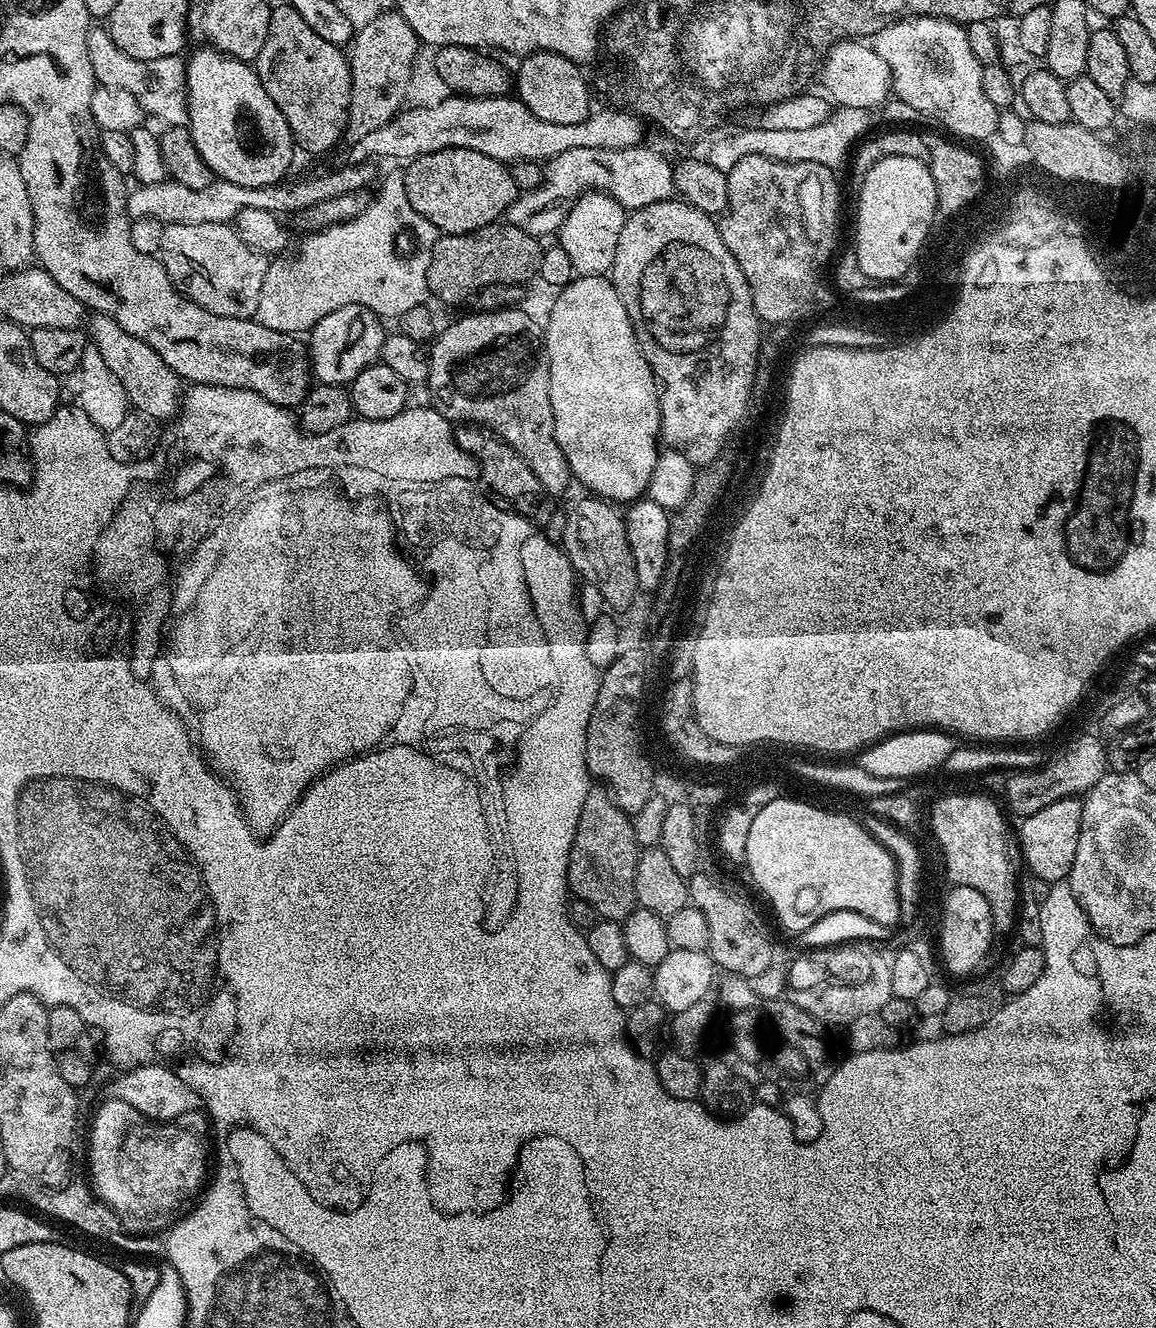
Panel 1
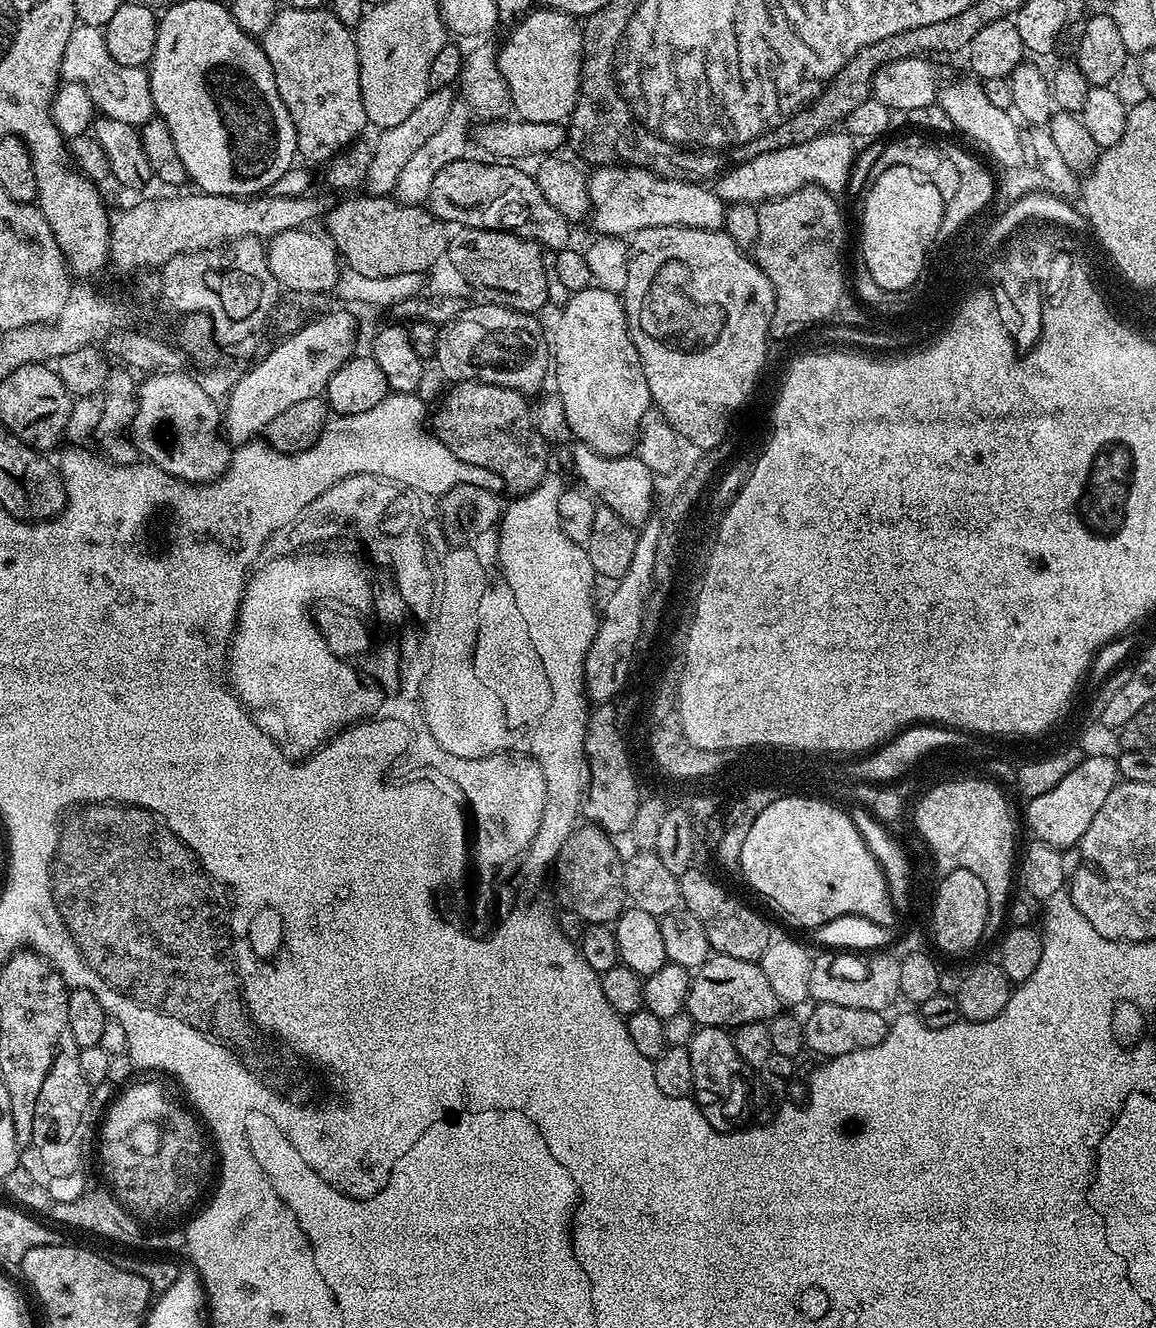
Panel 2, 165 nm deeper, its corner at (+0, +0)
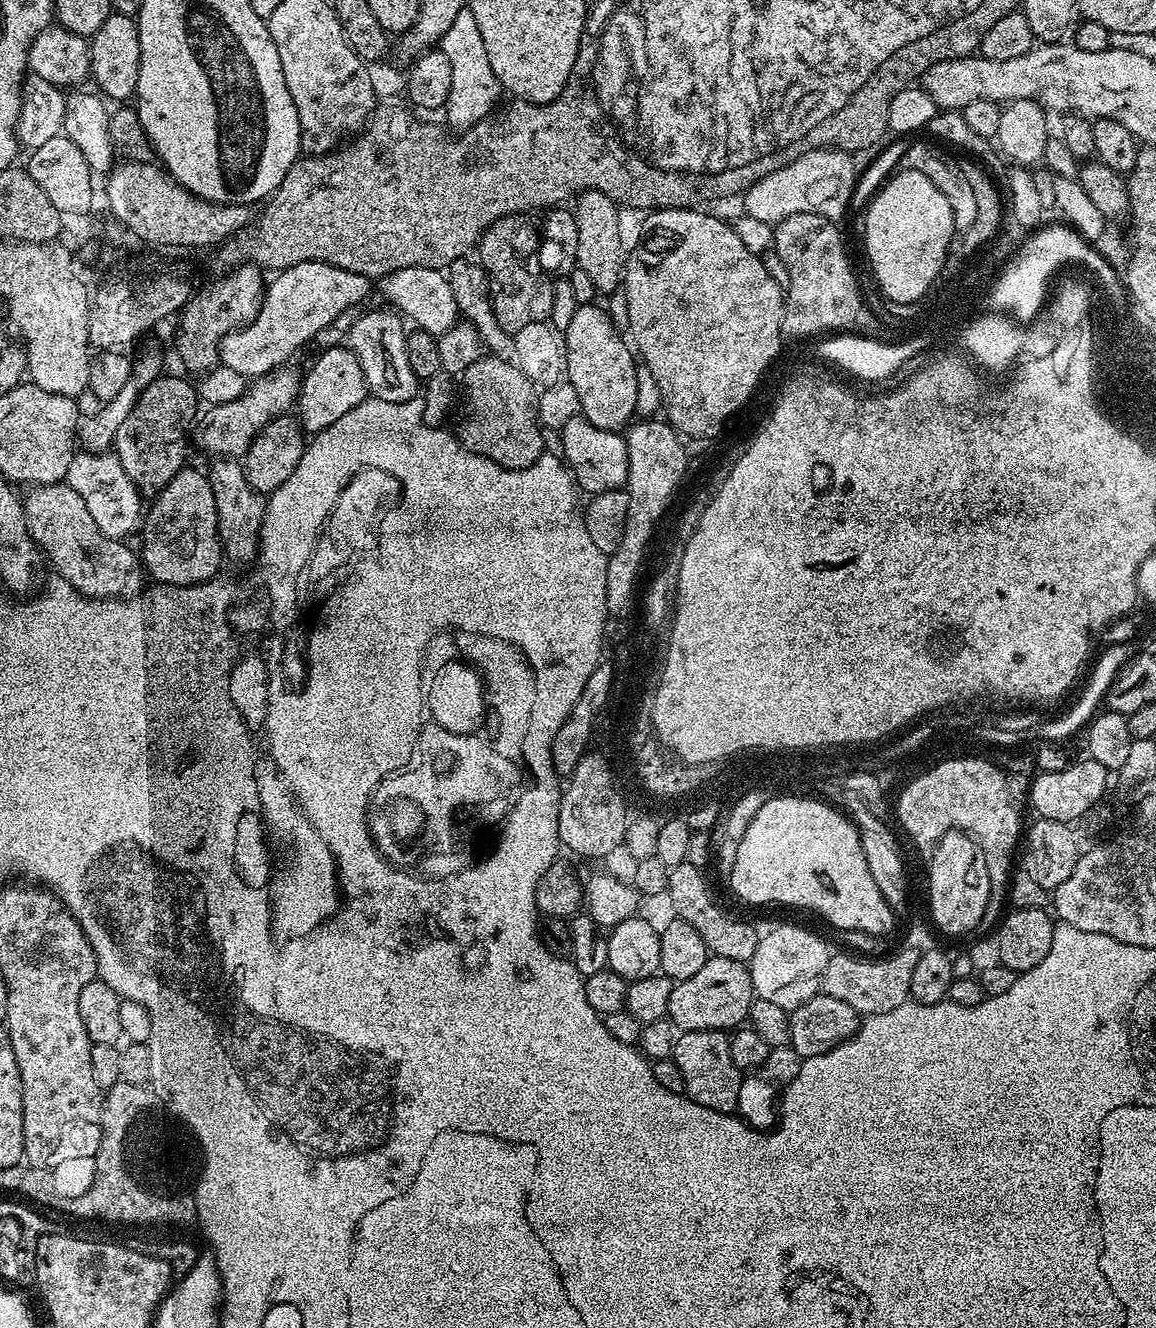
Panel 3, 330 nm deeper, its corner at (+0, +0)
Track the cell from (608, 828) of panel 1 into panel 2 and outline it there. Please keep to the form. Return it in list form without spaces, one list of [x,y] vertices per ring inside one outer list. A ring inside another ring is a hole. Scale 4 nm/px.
[[[591,822],[585,823],[585,825],[585,828],[583,828],[583,826],[577,826],[572,829],[570,838],[566,838],[562,850],[556,856],[556,862],[554,865],[554,876],[556,872],[556,892],[554,888],[554,896],[561,909],[574,910],[574,914],[579,914],[580,917],[584,919],[585,924],[612,924],[622,915],[626,907],[626,897],[624,895],[624,860],[622,859],[622,855],[620,856],[619,850],[616,849],[615,842],[612,841],[615,839],[613,839],[609,833],[603,832],[602,829],[596,827],[596,825]]]

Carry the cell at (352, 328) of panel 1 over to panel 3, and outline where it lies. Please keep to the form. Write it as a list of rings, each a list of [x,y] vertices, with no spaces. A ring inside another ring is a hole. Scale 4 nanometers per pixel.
[[[281,366],[266,373],[264,376],[257,376],[249,383],[245,392],[238,398],[234,398],[234,402],[222,402],[221,404],[211,405],[207,409],[208,413],[203,413],[200,428],[200,444],[211,455],[216,458],[240,458],[248,451],[250,442],[263,430],[263,428],[276,419],[278,416],[285,415],[289,411],[288,407],[297,403],[300,395],[300,382],[302,379],[301,369],[290,368],[291,366]]]

